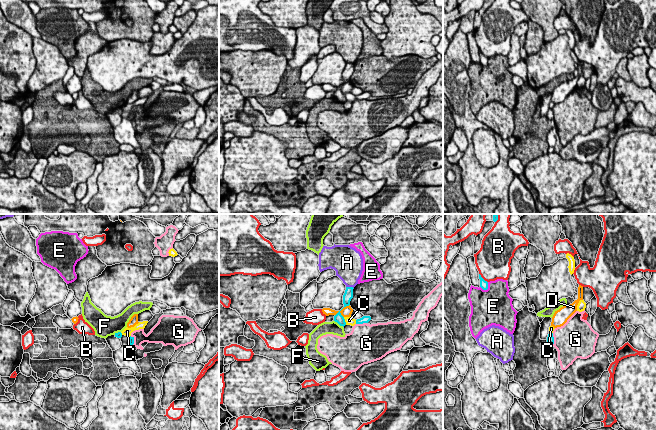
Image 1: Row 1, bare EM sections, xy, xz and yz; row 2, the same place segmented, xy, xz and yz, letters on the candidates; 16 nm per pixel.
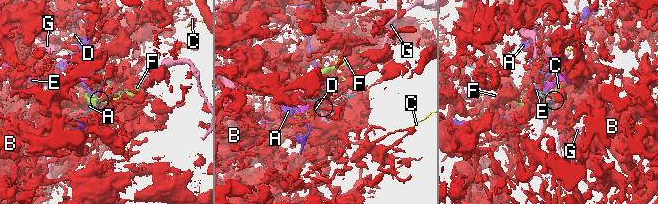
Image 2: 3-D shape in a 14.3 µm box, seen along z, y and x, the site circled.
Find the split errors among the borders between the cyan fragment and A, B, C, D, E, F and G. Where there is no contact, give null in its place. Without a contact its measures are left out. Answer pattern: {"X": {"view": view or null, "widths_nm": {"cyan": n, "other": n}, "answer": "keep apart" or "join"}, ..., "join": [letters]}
{"A": {"view": "xz", "widths_nm": {"cyan": 160, "other": 360}, "answer": "keep apart"}, "B": {"view": "yz", "widths_nm": {"cyan": 130, "other": 440}, "answer": "keep apart"}, "C": {"view": "xz", "widths_nm": {"cyan": 140, "other": 130}, "answer": "keep apart"}, "D": {"view": "xz", "widths_nm": {"cyan": 160, "other": 160}, "answer": "keep apart"}, "E": {"view": "yz", "widths_nm": {"cyan": 130, "other": 500}, "answer": "keep apart"}, "F": {"view": "xz", "widths_nm": {"cyan": 140, "other": 200}, "answer": "keep apart"}, "G": {"view": "yz", "widths_nm": {"cyan": 130, "other": 480}, "answer": "keep apart"}, "join": []}

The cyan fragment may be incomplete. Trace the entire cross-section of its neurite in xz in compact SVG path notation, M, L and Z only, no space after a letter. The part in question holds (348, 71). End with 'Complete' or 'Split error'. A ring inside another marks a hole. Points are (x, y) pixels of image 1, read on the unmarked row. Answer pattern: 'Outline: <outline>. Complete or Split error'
Outline: M346 63L345 69L343 71L343 80L344 83L350 81L350 77L353 74L353 63Z. Complete

